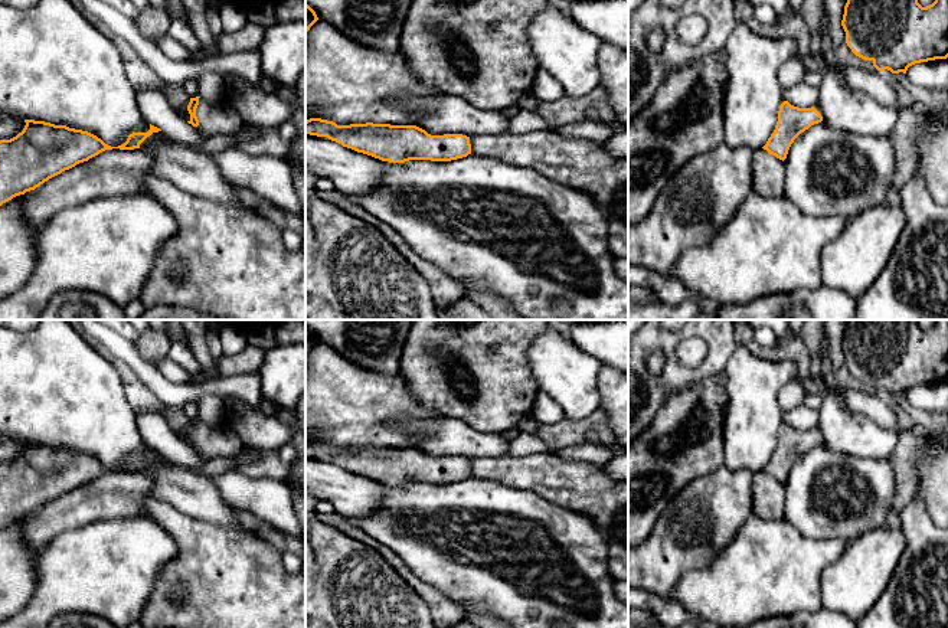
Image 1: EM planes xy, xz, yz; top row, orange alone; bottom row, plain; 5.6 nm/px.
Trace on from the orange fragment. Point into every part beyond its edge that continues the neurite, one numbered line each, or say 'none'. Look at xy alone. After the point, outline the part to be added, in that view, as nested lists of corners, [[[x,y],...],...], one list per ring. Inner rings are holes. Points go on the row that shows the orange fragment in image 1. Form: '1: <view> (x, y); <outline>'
1: xy (213, 118); [[[199,98],[196,117],[199,120],[196,131],[203,140],[215,134],[233,134],[245,124],[242,117],[228,101],[222,104],[212,104]]]

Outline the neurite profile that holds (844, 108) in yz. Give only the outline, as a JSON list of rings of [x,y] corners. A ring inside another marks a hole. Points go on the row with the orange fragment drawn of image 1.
[[[823,13],[820,20],[821,50],[828,63],[818,85],[817,104],[827,127],[870,137],[889,137],[898,121],[895,108],[876,102],[862,91],[853,89],[844,79],[834,58],[828,36],[828,19]]]

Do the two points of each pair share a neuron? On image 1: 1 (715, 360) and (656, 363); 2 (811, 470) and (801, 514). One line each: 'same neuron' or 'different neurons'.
1: different neurons
2: same neuron

